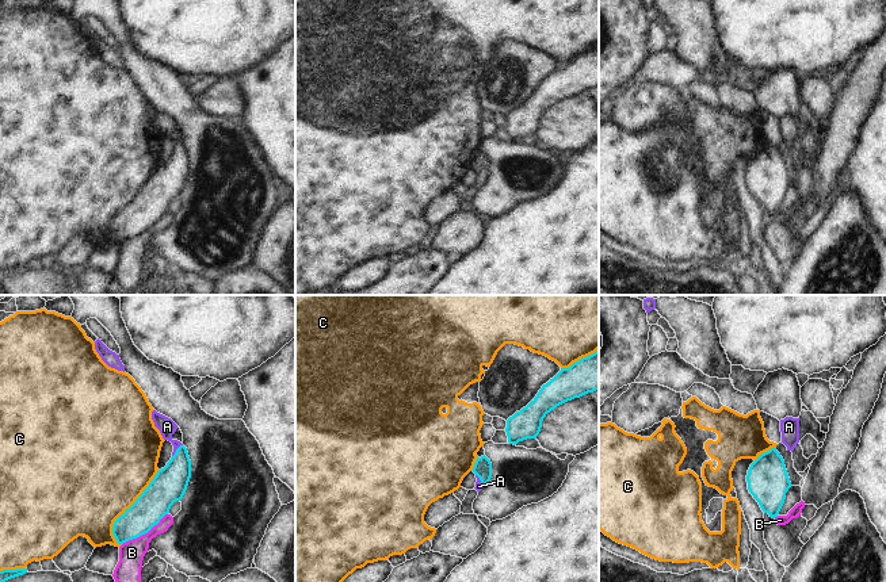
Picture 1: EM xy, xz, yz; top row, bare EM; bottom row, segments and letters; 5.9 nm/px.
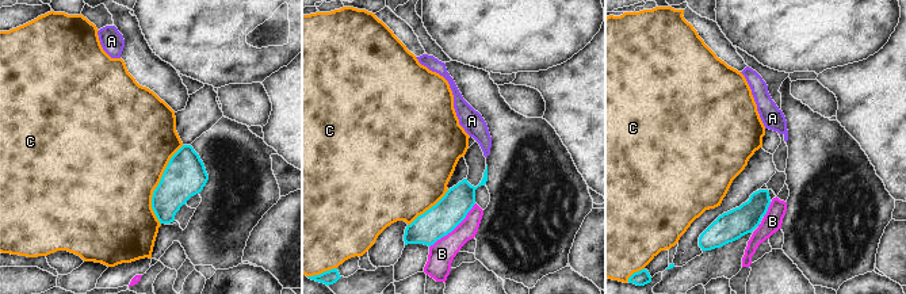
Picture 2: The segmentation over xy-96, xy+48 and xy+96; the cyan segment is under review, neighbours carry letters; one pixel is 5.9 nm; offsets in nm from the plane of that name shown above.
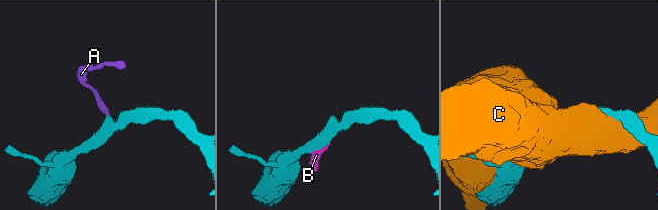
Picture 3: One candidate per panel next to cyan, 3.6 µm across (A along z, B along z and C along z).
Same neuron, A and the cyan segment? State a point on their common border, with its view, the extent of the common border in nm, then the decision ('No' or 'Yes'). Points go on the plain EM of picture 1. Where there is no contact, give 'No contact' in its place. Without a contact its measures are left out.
Touches cyan at xy (176, 148). Shared border 100 nm. Yes

